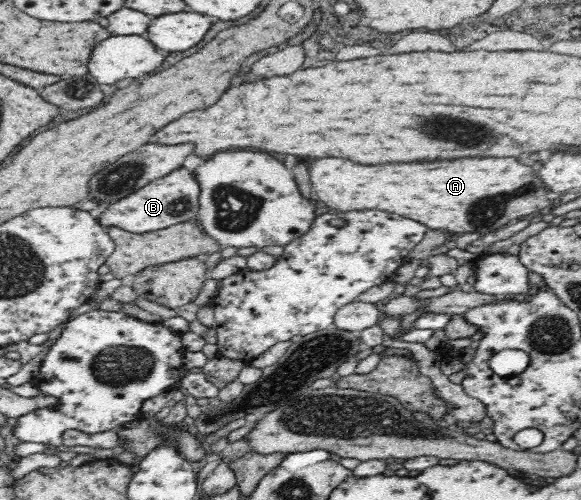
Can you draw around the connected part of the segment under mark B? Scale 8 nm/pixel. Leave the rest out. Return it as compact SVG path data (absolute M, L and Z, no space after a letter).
M184 168L176 169L168 173L166 177L154 180L148 185L123 197L123 199L112 202L106 211L98 217L97 221L107 229L117 227L130 233L158 232L177 223L184 223L190 219L197 218L199 202L199 187L190 171Z

